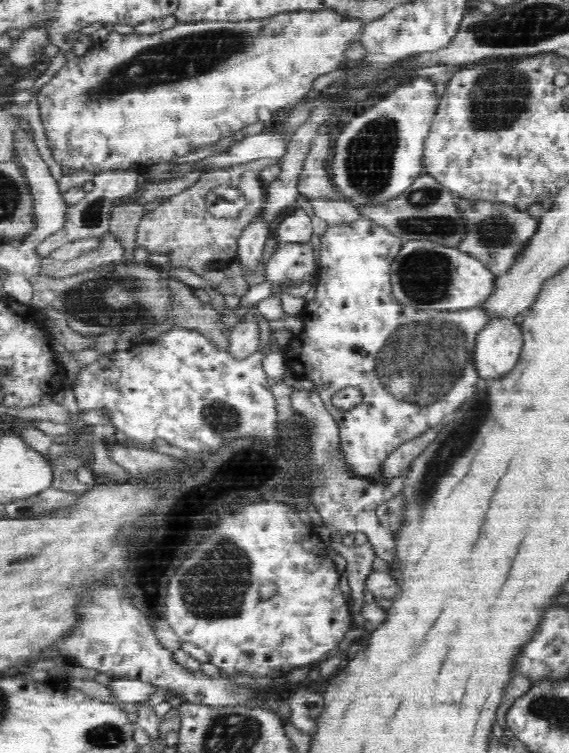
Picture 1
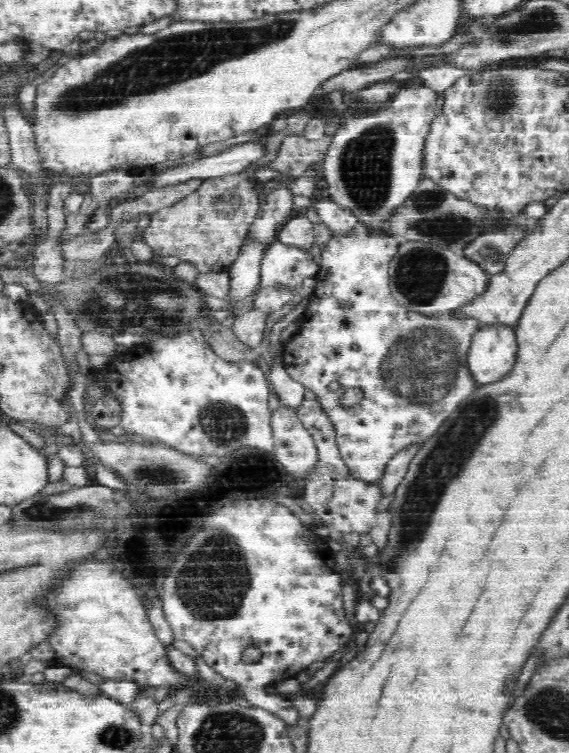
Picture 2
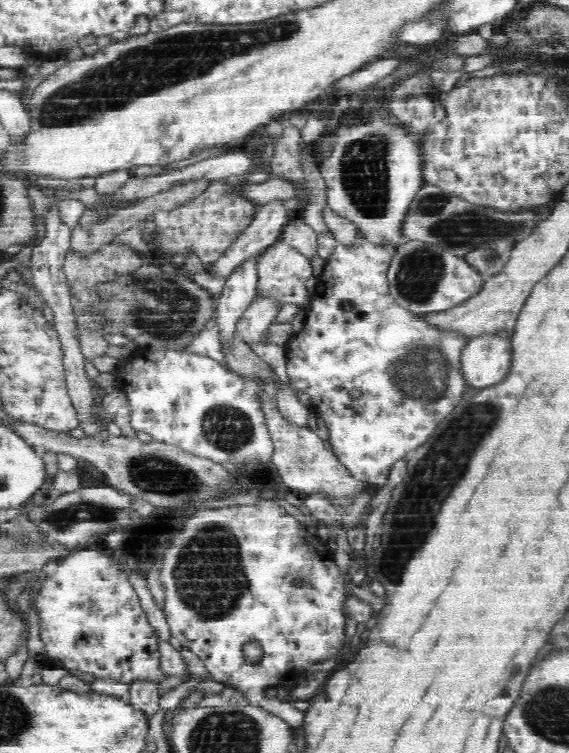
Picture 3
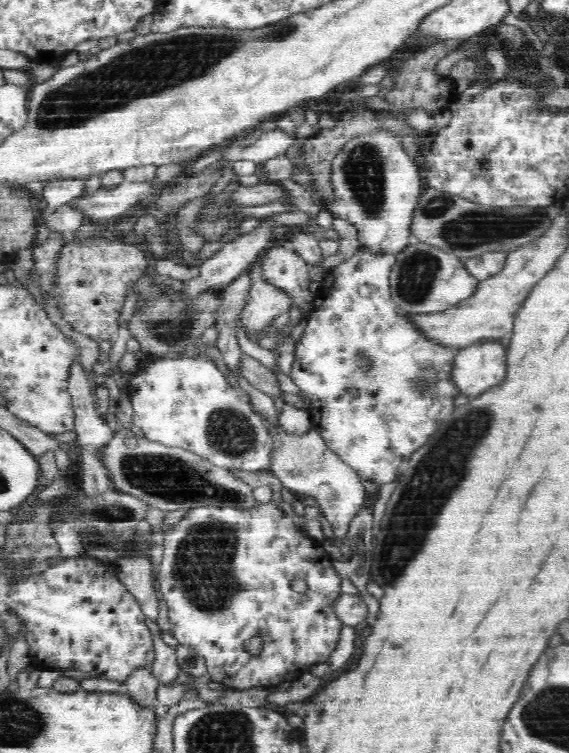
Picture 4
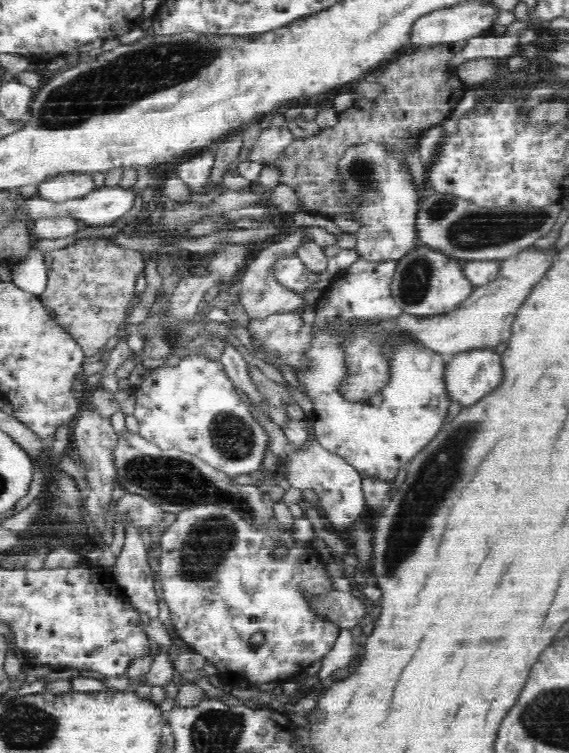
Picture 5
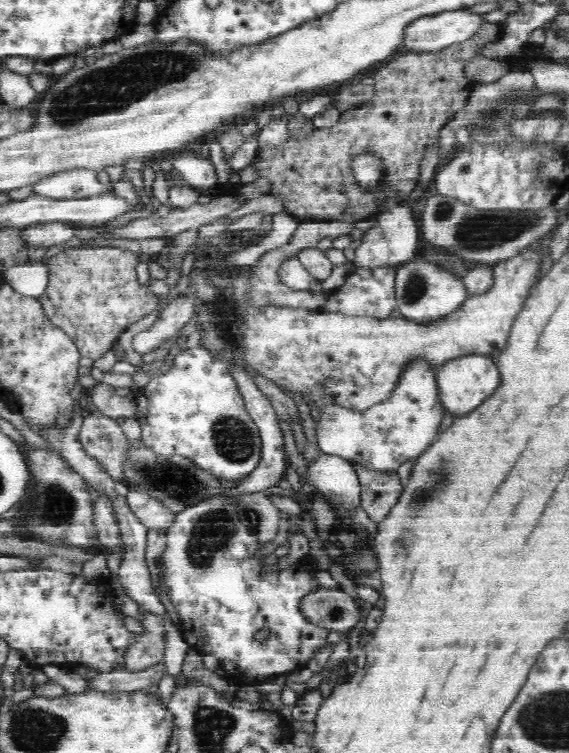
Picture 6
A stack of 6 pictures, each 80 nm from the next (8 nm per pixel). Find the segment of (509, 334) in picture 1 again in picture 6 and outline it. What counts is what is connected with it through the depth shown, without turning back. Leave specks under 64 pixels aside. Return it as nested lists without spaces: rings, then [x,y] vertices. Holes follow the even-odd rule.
[[[468,354],[445,362],[438,368],[436,379],[439,382],[440,400],[443,400],[445,407],[444,414],[450,413],[455,419],[460,419],[494,394],[501,378],[495,358],[488,354]]]

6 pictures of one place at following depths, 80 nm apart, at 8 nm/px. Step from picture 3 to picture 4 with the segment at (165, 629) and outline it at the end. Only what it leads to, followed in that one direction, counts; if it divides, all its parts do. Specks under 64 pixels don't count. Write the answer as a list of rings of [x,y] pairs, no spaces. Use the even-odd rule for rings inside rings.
[[[144,555],[117,559],[118,578],[126,584],[140,603],[143,613],[154,622],[158,622],[157,593],[152,585],[151,561]]]

